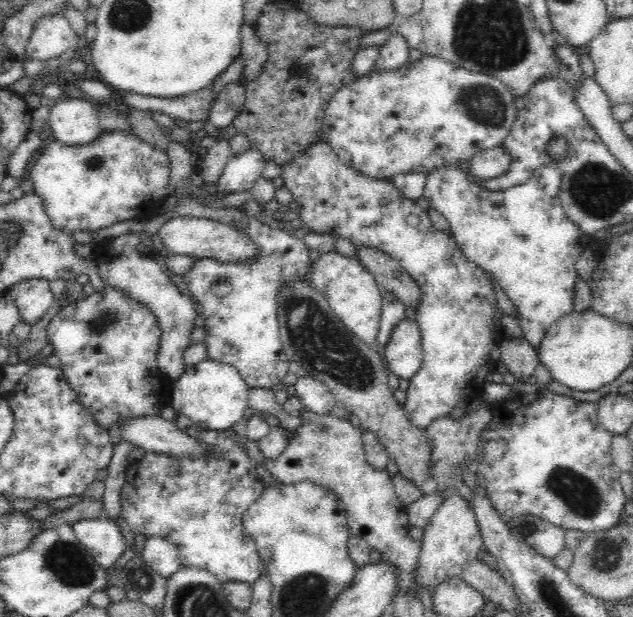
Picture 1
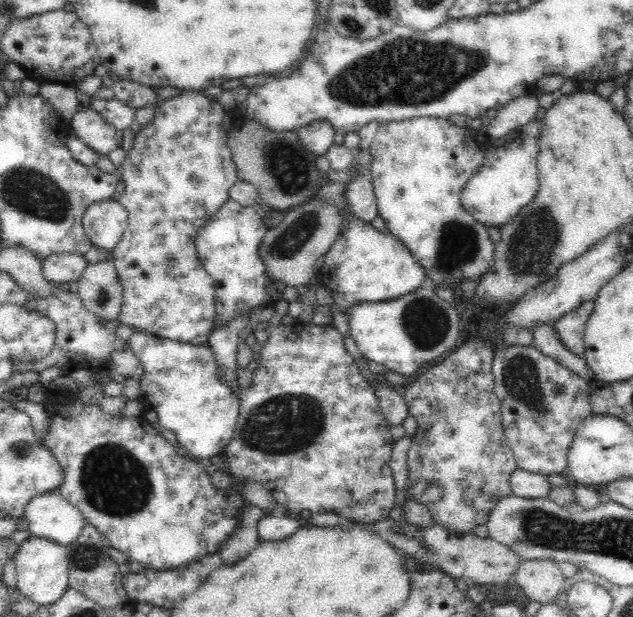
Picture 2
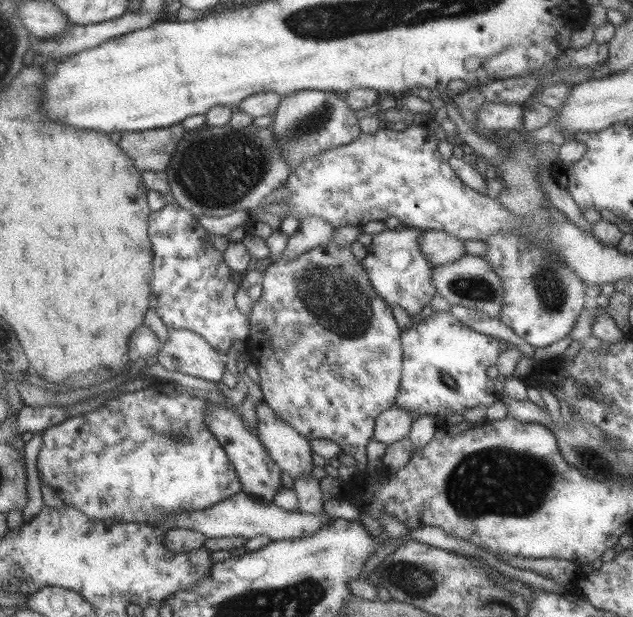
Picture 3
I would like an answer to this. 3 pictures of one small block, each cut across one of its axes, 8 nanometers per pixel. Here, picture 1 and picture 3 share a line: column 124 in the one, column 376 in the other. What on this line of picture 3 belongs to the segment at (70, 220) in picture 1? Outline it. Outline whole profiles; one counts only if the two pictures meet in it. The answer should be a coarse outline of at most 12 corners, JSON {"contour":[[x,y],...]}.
{"contour":[[385,125],[307,158],[281,220],[396,217],[464,241],[519,229],[440,137]]}

